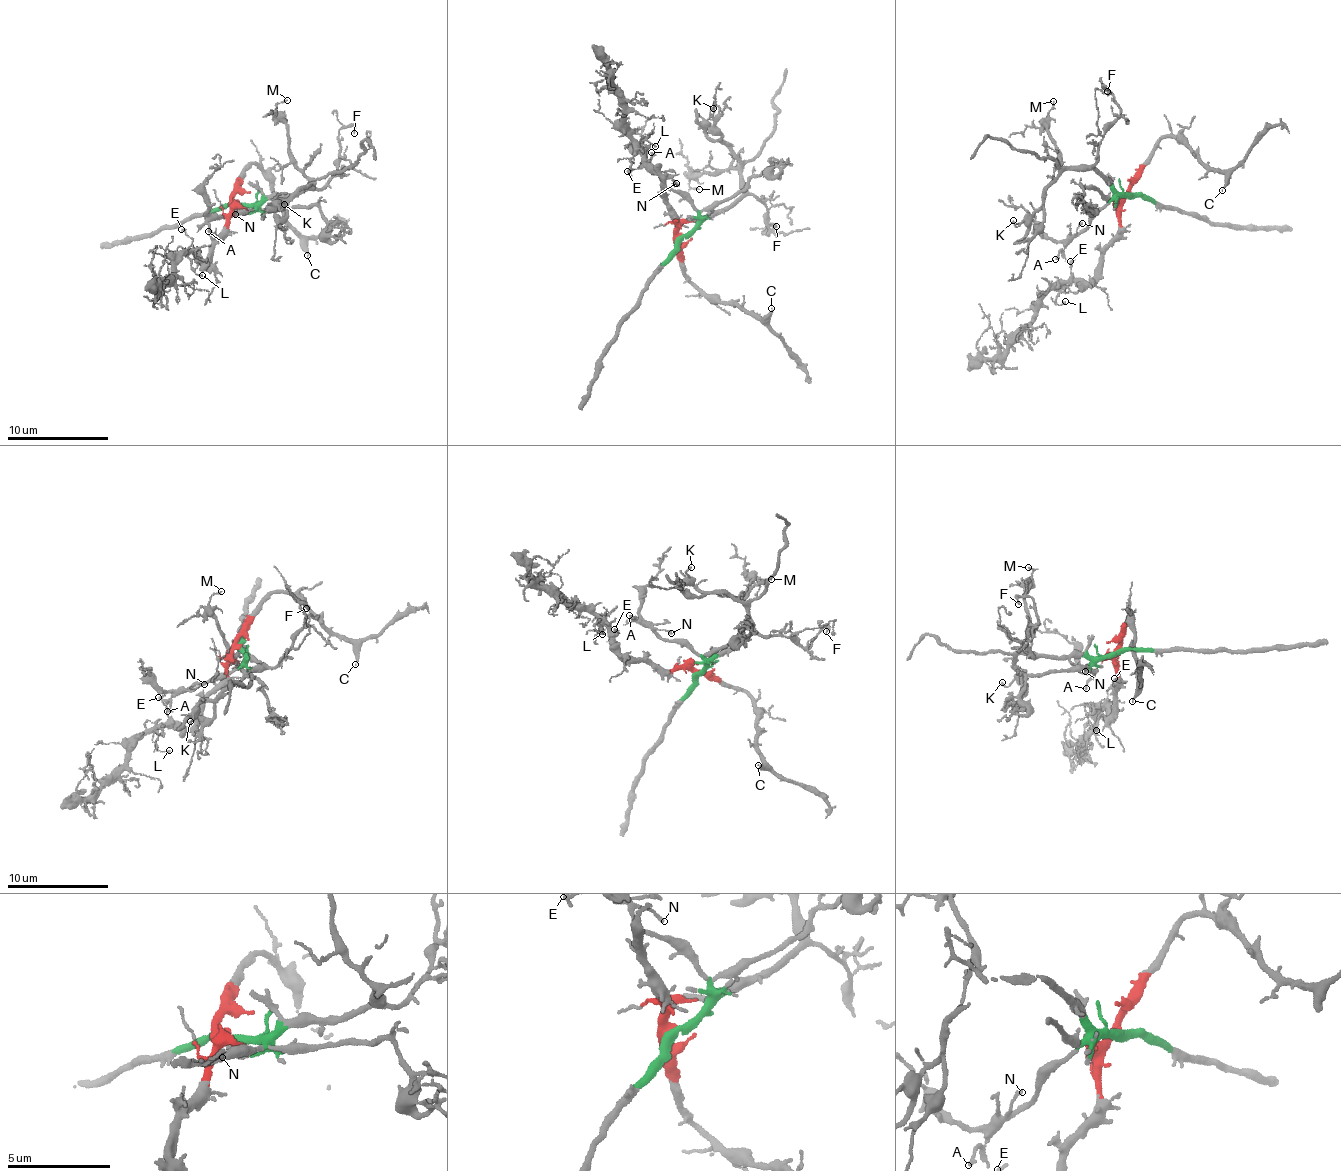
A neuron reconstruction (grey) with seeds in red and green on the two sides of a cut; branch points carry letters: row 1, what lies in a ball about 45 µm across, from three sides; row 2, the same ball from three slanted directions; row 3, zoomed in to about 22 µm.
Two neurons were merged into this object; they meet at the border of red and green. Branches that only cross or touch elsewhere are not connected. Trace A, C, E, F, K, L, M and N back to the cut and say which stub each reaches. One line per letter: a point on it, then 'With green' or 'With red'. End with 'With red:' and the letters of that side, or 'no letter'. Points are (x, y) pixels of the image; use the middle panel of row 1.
A: Place: (651, 152). With green
C: Place: (771, 308). With red
E: Place: (627, 171). With red
F: Place: (776, 226). With green
K: Place: (713, 108). With green
L: Place: (655, 146). With red
M: Place: (699, 189). With green
N: Place: (676, 183). With green
With red: C, E, L

